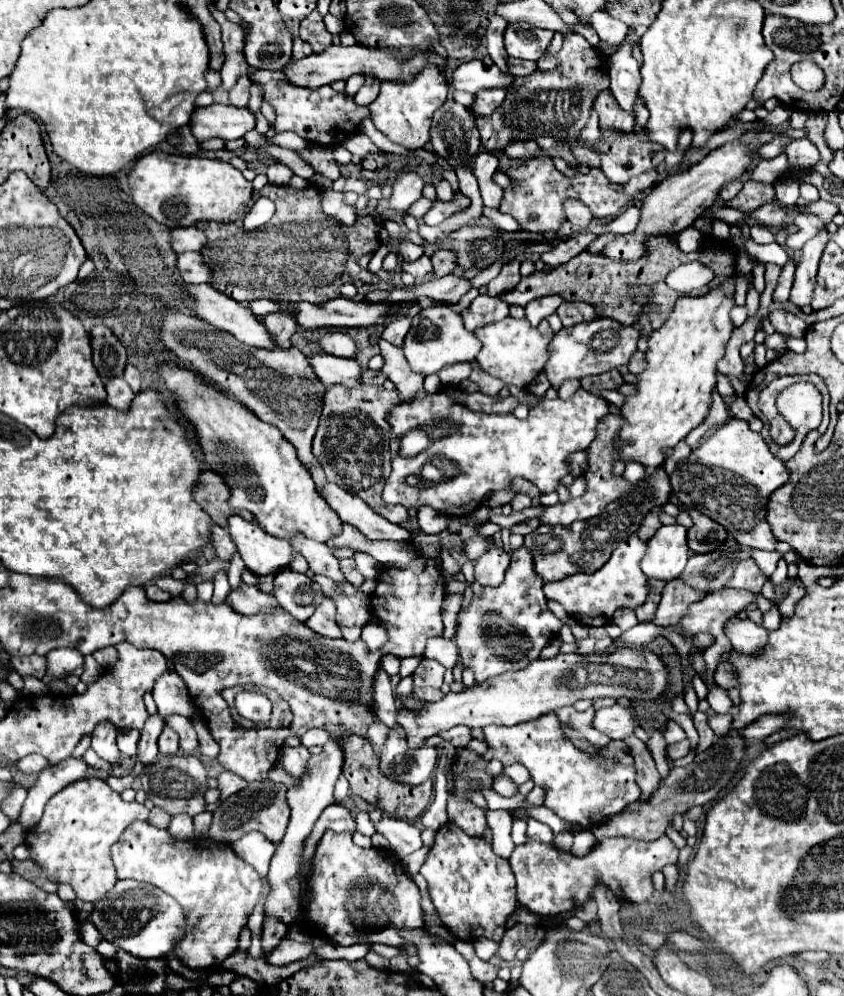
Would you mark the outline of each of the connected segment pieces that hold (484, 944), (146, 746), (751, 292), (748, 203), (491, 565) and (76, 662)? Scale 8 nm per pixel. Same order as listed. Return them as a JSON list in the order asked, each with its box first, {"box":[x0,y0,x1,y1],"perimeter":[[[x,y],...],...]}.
[{"box":[474,938,496,960],"perimeter":[[[478,938],[474,942],[474,948],[476,948],[478,958],[482,958],[482,960],[490,960],[494,956],[494,952],[496,952],[496,944],[490,942],[490,940],[486,940],[486,938]]]},{"box":[138,716,160,764],"perimeter":[[[148,716],[144,728],[140,730],[140,742],[138,742],[138,760],[142,764],[150,764],[158,756],[158,736],[160,736],[160,716]]]},{"box":[745,286,760,315],"perimeter":[[[750,286],[747,295],[746,295],[746,303],[745,306],[748,310],[748,315],[756,313],[756,309],[759,308],[760,305],[760,294],[756,292],[753,286]]]},{"box":[724,180,774,214],"perimeter":[[[746,180],[742,190],[738,192],[738,196],[734,200],[724,202],[724,204],[738,208],[744,214],[750,214],[758,206],[772,202],[772,200],[774,200],[774,184],[760,184],[754,180]]]},{"box":[474,542,510,586],"perimeter":[[[490,542],[488,552],[484,556],[480,556],[474,564],[474,572],[476,572],[476,582],[482,586],[498,586],[504,580],[504,572],[510,564],[510,556],[494,546],[494,542]]]},{"box":[44,648,82,684],"perimeter":[[[56,648],[56,650],[48,652],[46,660],[48,660],[46,676],[44,676],[44,680],[48,680],[46,684],[60,680],[66,674],[70,674],[74,668],[82,666],[82,656],[74,648]]]}]

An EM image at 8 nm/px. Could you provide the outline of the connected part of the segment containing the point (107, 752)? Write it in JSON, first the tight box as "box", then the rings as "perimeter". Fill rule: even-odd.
{"box":[92,722,120,764],"perimeter":[[[110,722],[96,724],[92,732],[92,750],[110,764],[120,762],[120,750],[116,746],[116,728]]]}

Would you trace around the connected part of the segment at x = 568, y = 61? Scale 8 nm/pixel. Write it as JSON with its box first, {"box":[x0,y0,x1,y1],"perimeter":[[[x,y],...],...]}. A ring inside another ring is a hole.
{"box":[476,34,610,152],"perimeter":[[[564,34],[564,46],[558,56],[558,66],[546,72],[534,72],[530,76],[516,76],[512,86],[506,88],[506,98],[490,116],[476,118],[476,128],[482,136],[482,146],[490,152],[506,150],[516,140],[528,140],[532,136],[552,136],[554,146],[560,146],[560,138],[574,138],[586,126],[592,100],[610,88],[606,56],[590,46],[578,34]]]}

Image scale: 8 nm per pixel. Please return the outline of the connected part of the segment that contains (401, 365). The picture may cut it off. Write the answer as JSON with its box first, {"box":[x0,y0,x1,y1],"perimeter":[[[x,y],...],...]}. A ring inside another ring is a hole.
{"box":[379,340,424,402],"perimeter":[[[379,340],[380,354],[384,358],[384,374],[388,376],[388,380],[392,380],[396,384],[396,390],[402,394],[404,400],[410,402],[410,398],[422,390],[422,382],[424,376],[416,376],[416,372],[412,372],[408,368],[408,362],[404,360],[404,354],[400,348],[396,348],[393,344],[388,344],[388,341]]]}

